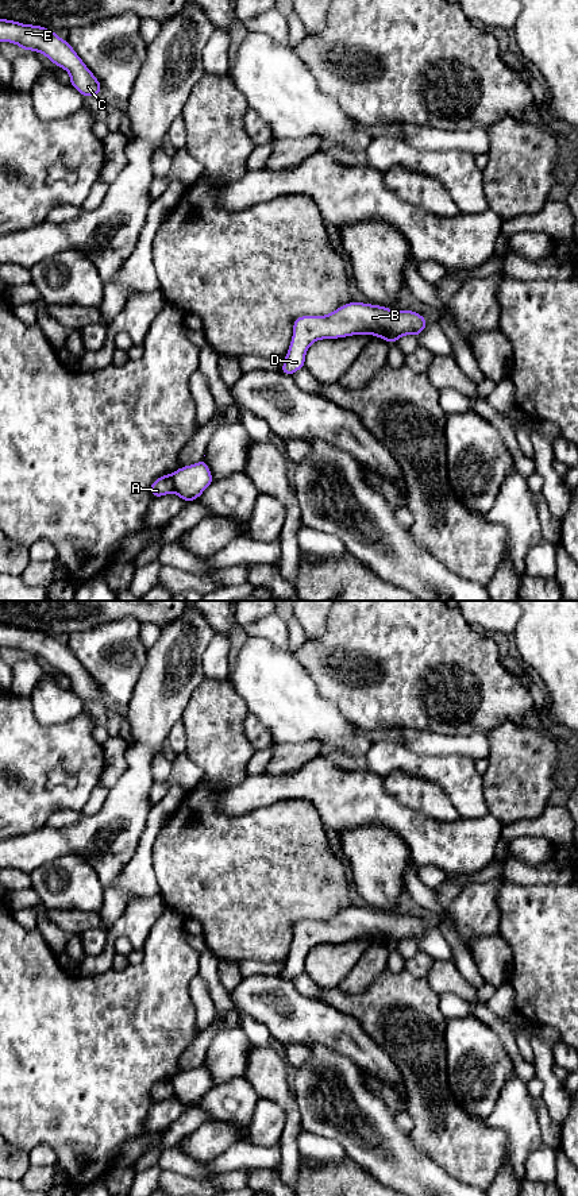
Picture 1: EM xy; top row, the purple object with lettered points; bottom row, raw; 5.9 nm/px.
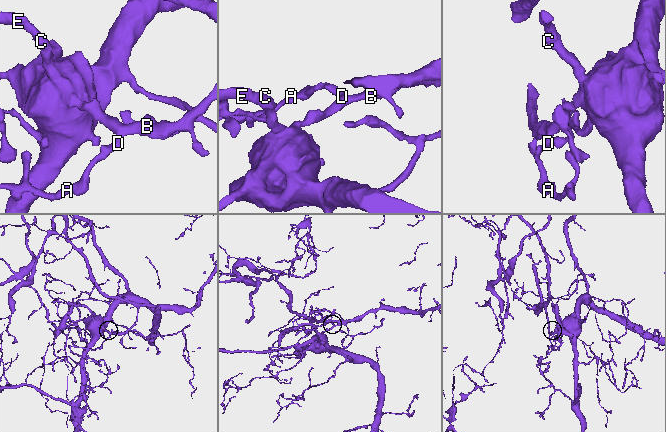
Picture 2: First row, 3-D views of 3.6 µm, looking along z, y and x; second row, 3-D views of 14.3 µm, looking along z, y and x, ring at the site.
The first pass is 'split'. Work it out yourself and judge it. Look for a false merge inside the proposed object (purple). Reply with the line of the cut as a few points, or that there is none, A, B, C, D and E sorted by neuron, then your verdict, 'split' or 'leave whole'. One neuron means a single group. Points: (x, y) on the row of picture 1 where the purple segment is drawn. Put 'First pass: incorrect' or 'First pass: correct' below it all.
xy (172, 474), (174, 492) | A / B C D E | split
First pass: correct

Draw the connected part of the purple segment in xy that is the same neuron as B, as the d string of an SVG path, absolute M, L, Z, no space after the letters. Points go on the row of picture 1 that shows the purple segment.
M347 302L330 315L297 316L293 336L281 373L292 375L305 367L309 346L323 339L340 339L354 335L373 335L389 344L404 335L417 337L428 321L415 310L389 309L366 302Z

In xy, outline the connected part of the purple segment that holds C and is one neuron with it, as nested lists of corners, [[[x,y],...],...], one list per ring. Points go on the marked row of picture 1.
[[[0,19],[0,43],[3,42],[15,43],[24,51],[32,50],[35,53],[42,53],[55,66],[62,67],[69,73],[70,86],[78,90],[84,99],[90,96],[101,96],[101,82],[86,67],[84,61],[78,57],[69,42],[66,39],[61,39],[55,31],[51,31],[42,26],[22,24],[16,20]]]

